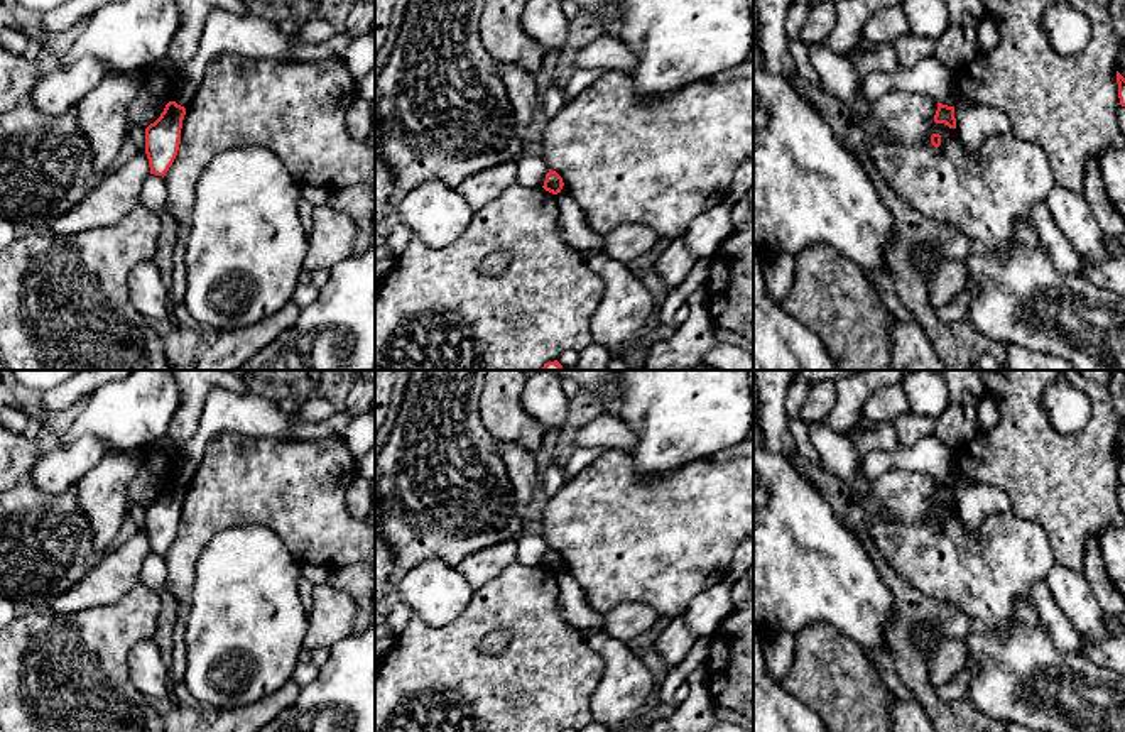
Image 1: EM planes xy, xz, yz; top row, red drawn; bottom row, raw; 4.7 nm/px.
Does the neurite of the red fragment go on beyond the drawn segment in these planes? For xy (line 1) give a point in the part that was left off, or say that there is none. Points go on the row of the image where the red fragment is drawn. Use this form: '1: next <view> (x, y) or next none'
1: next none

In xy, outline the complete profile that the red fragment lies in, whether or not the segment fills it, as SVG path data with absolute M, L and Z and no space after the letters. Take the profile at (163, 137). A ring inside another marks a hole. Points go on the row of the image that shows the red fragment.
M169 101L160 117L145 128L145 154L150 174L166 176L172 166L179 144L186 108Z

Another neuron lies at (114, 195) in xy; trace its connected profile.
M140 152L118 171L101 176L71 211L56 218L47 228L57 237L69 237L115 225L140 203L149 176L147 154Z

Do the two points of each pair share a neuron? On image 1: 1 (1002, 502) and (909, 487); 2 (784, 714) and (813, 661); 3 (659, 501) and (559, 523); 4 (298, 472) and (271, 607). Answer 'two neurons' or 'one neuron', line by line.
1: two neurons
2: two neurons
3: one neuron
4: two neurons

